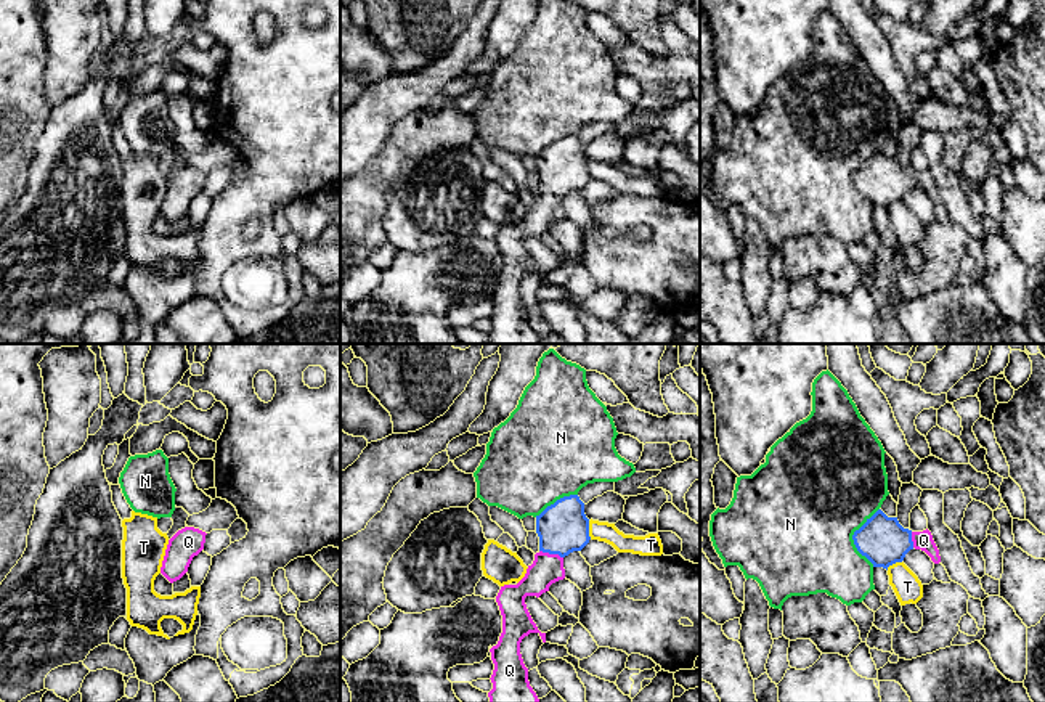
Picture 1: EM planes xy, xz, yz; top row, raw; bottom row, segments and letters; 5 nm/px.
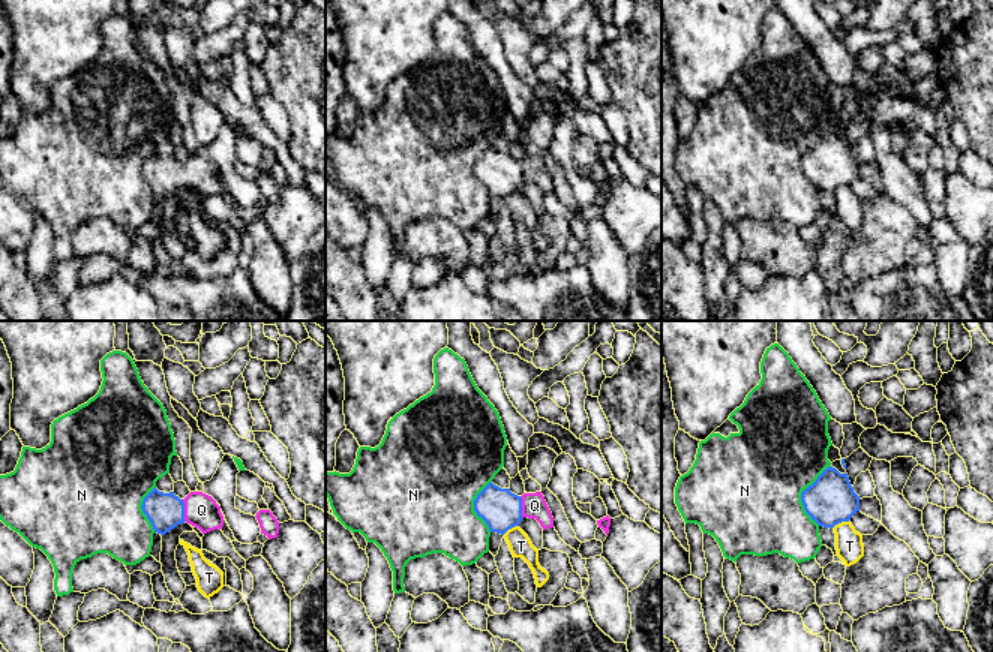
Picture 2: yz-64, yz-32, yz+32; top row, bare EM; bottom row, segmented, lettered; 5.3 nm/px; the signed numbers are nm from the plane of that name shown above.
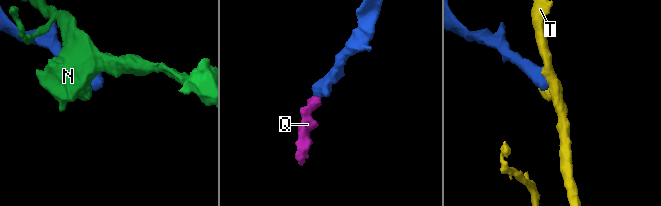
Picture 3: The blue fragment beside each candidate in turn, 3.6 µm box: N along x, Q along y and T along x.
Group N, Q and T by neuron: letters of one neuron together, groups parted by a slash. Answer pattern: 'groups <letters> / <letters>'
groups N / Q / T

